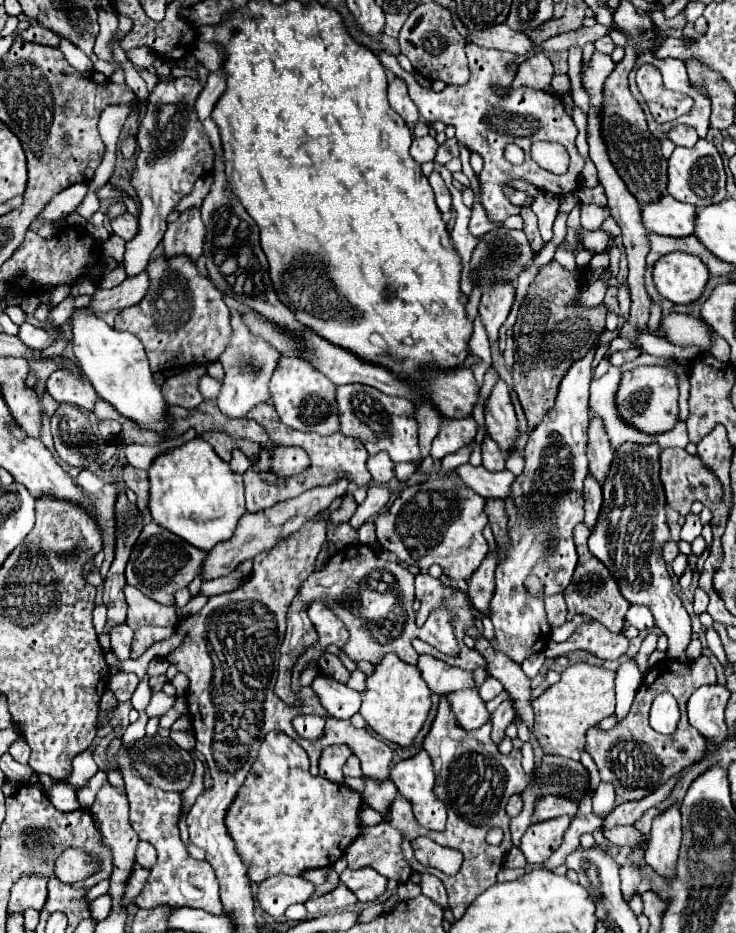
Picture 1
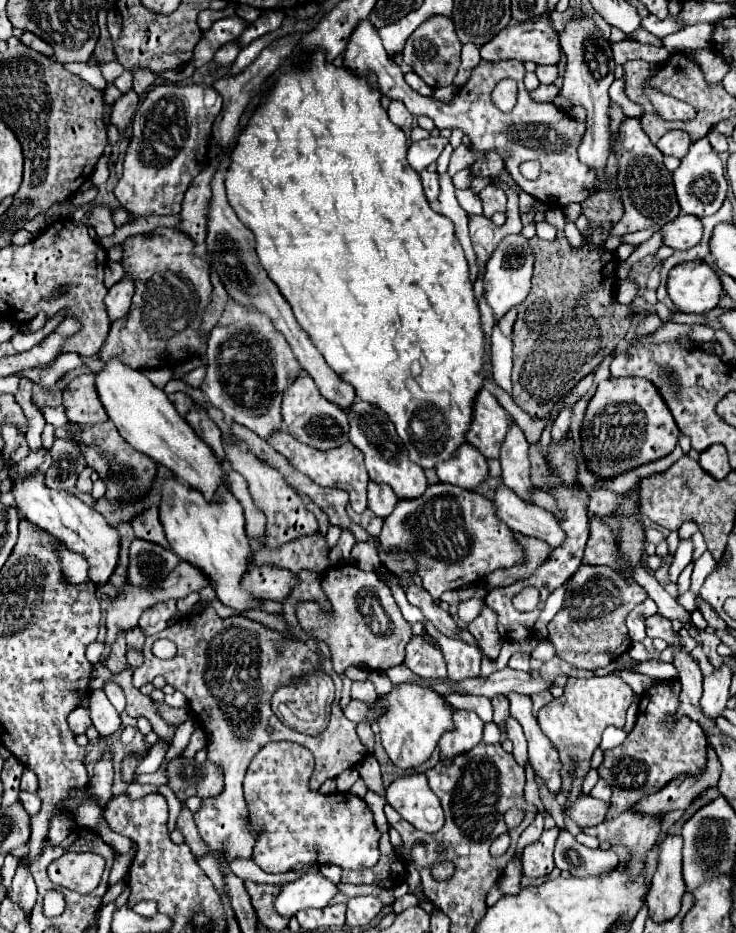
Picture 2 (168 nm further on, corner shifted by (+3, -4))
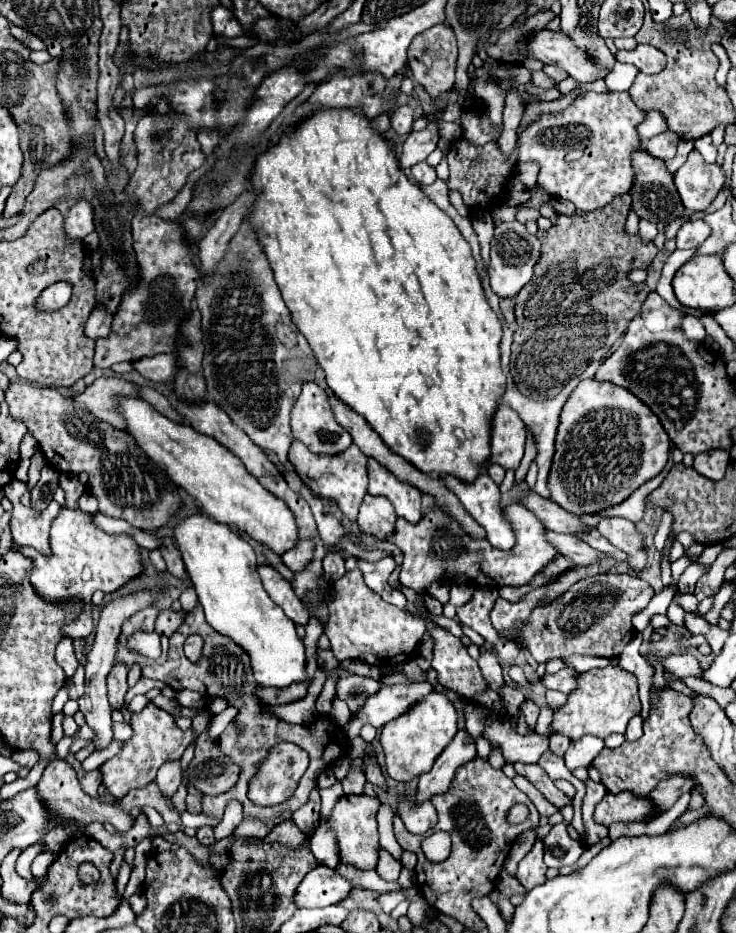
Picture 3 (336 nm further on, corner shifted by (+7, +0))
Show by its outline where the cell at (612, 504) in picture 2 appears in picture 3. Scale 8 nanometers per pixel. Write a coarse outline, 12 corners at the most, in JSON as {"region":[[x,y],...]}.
{"region":[[603,517],[597,529],[611,545],[629,555],[633,571],[647,555],[635,523]]}

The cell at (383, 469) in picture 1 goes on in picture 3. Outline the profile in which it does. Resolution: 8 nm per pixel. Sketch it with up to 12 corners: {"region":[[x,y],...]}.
{"region":[[365,495],[357,523],[385,539],[395,529],[395,509],[381,495]]}

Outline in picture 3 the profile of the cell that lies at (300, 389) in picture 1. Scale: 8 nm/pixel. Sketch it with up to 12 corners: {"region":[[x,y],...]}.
{"region":[[303,383],[291,409],[293,437],[313,453],[335,455],[351,435],[325,391]]}

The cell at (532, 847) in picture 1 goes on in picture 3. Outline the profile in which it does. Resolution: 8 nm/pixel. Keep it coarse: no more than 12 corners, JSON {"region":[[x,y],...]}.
{"region":[[543,839],[521,859],[517,879],[529,891],[545,881]]}

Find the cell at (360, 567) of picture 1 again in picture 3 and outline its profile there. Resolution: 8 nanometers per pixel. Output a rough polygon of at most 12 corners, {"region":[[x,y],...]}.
{"region":[[359,569],[333,581],[325,635],[337,661],[411,659],[423,619]]}

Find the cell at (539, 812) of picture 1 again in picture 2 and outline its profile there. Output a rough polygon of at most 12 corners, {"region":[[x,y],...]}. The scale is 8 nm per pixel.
{"region":[[583,795],[565,809],[579,827],[605,821],[609,803]]}

